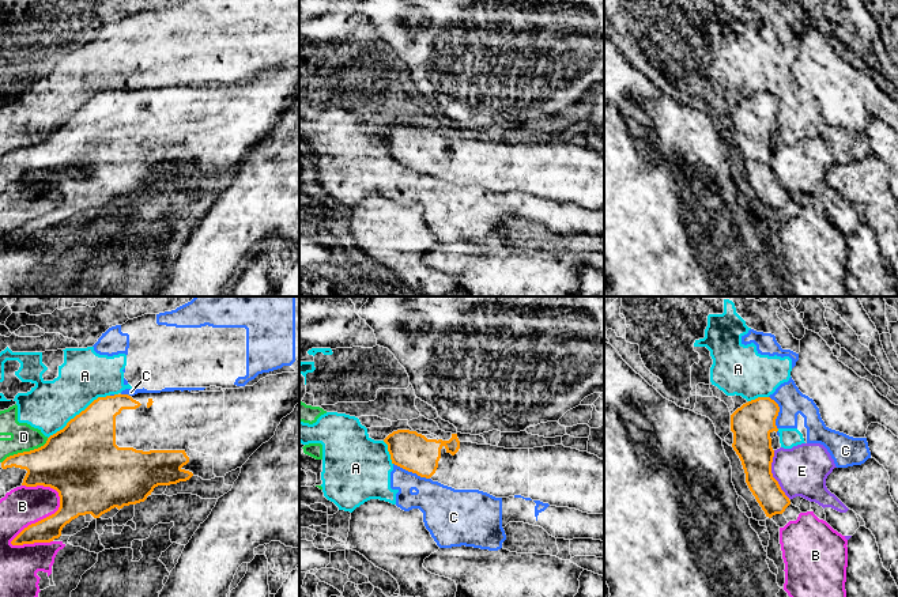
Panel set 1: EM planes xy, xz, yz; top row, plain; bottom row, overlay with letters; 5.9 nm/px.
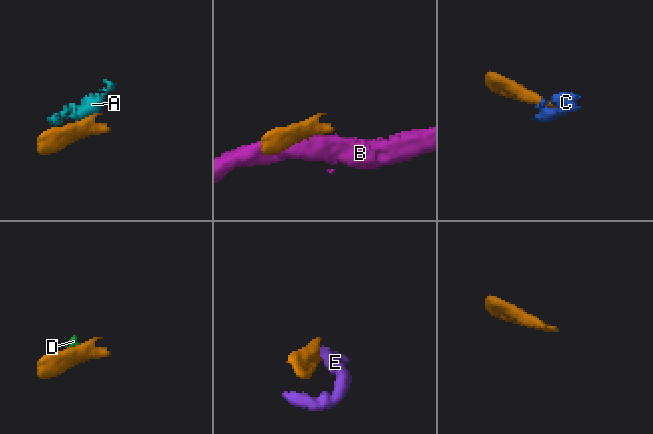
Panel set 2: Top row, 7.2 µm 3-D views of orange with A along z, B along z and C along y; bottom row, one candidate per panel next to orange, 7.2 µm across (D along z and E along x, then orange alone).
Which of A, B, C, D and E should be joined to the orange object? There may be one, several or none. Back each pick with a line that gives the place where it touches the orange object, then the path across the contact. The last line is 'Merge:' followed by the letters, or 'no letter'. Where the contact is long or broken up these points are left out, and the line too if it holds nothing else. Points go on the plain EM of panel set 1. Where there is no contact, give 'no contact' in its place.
Merge: no letter

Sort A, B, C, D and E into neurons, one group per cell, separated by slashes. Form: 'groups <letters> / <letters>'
groups A C D / B / E

